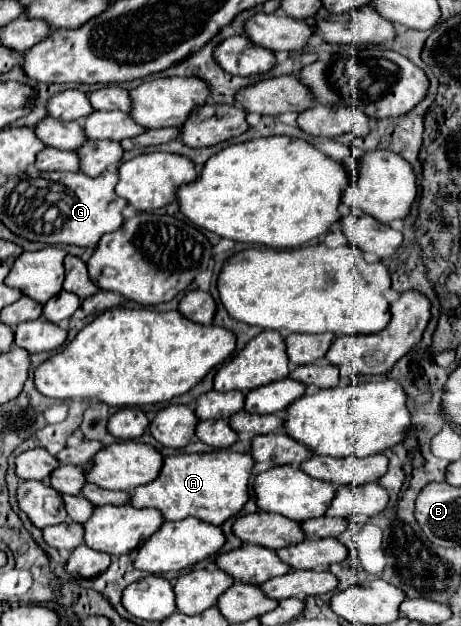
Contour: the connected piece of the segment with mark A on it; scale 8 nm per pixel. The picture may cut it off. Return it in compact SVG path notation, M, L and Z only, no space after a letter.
M228 450L204 454L178 454L164 458L162 470L156 480L132 492L134 508L156 508L164 520L184 520L194 516L202 522L220 526L230 516L238 514L248 500L248 482L254 460L250 454Z

